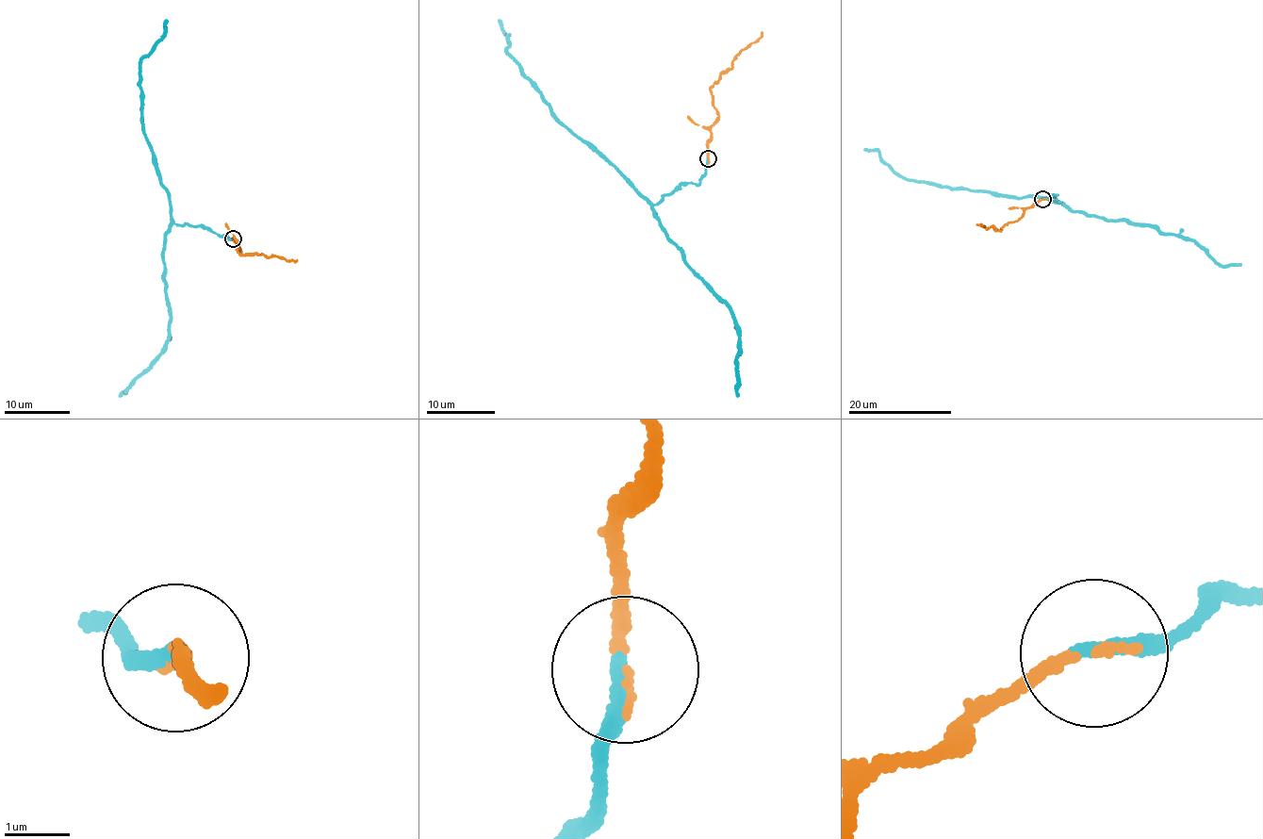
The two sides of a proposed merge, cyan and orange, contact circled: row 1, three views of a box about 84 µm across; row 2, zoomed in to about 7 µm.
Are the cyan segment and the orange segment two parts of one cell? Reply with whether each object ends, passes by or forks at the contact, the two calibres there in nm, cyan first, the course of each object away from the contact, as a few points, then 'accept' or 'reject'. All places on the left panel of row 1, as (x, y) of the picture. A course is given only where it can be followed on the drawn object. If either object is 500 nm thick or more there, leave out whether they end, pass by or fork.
cyan ends there; orange ends there; 240 nm thick on the cyan side, 170 nm on the other; cyan runs (234, 238), (175, 223), (143, 126), (144, 98), (139, 84), (139, 63), (163, 31), (165, 19); orange runs (234, 238), (238, 243), (240, 252), (237, 250), (239, 248), (237, 253), (294, 262), (297, 259); accept

